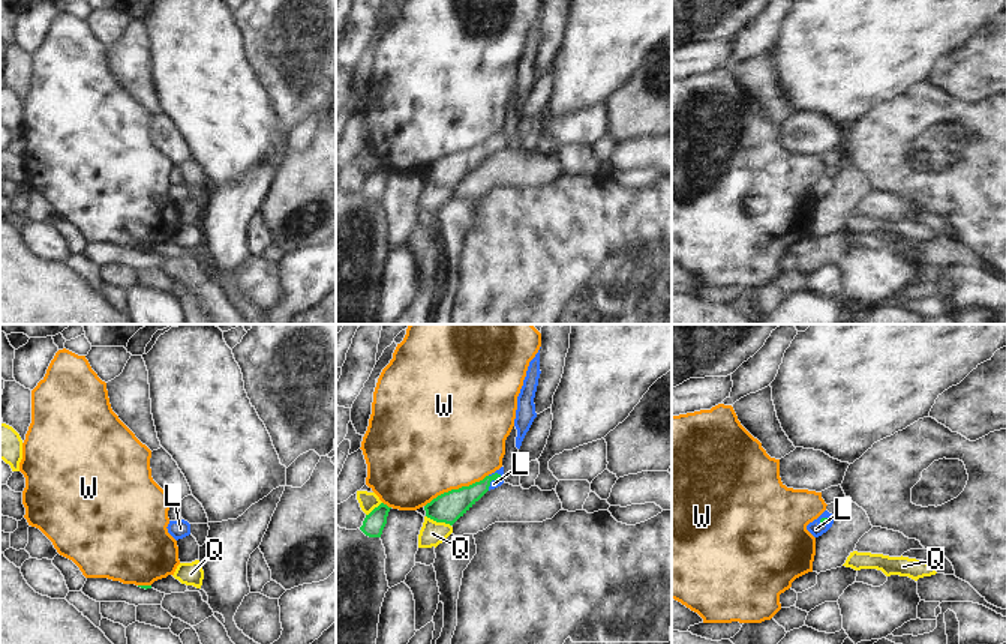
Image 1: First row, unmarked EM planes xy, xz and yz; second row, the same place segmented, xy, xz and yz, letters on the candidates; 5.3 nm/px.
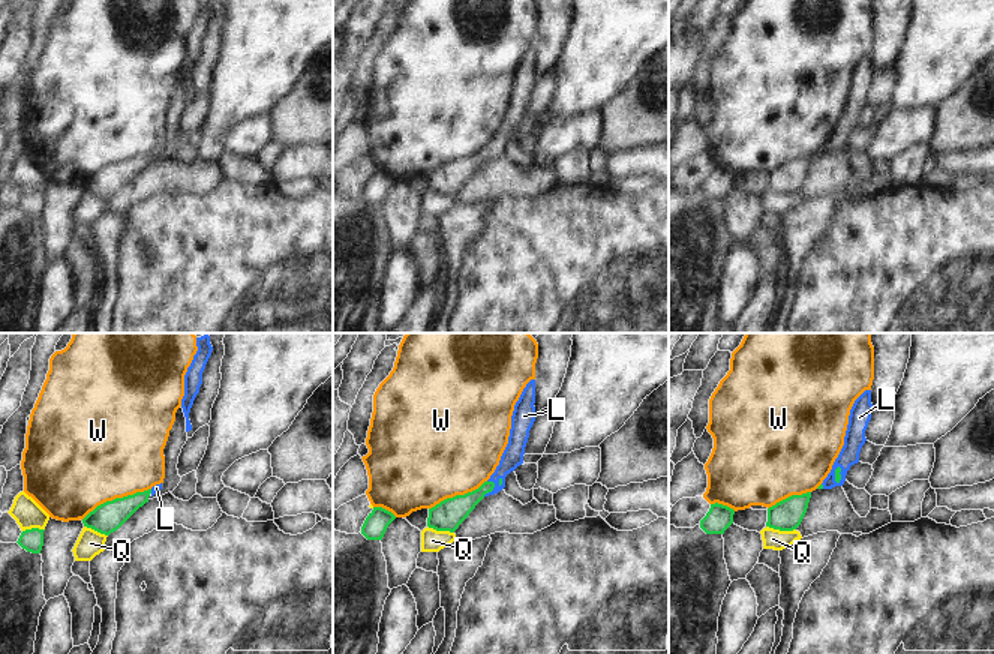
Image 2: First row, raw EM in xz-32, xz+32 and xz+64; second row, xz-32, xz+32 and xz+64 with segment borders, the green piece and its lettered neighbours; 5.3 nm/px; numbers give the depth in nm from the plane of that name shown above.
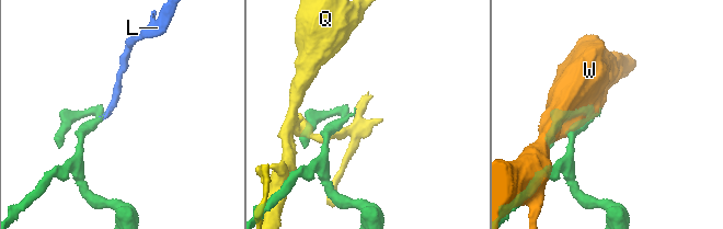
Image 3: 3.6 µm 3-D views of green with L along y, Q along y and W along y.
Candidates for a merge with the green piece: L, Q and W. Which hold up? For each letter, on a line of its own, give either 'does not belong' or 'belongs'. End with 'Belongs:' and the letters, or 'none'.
L: belongs
Q: does not belong
W: does not belong
Belongs: L

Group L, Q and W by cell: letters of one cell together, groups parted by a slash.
L / Q / W

